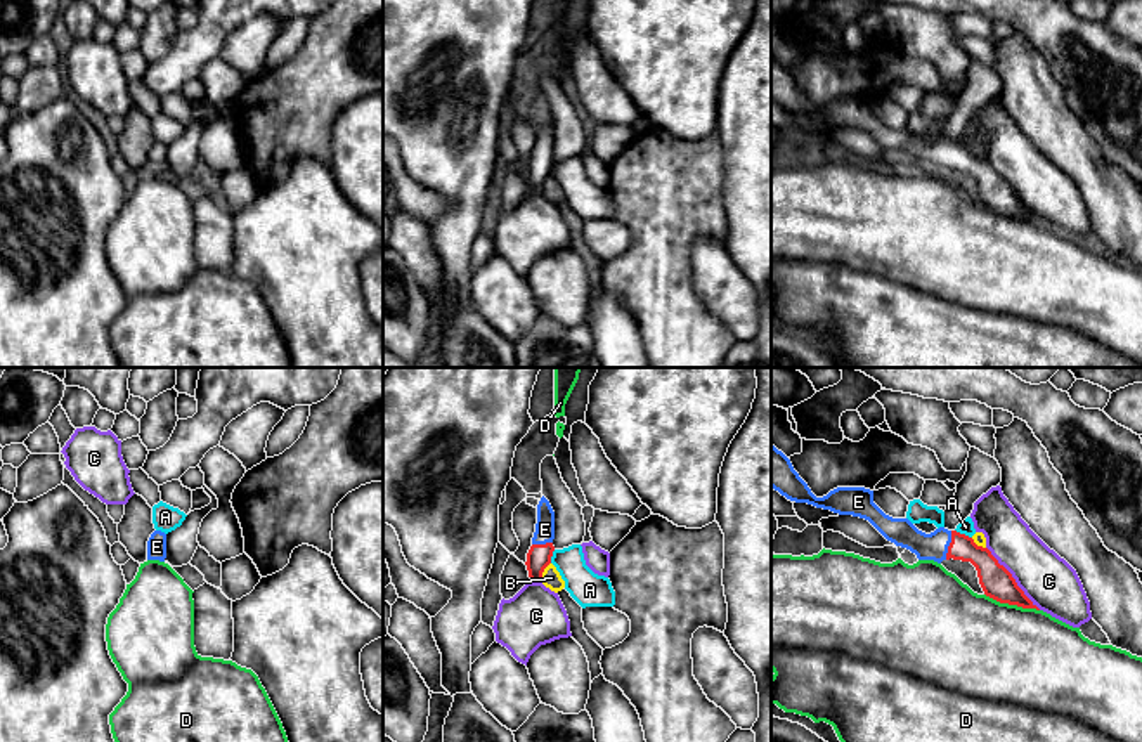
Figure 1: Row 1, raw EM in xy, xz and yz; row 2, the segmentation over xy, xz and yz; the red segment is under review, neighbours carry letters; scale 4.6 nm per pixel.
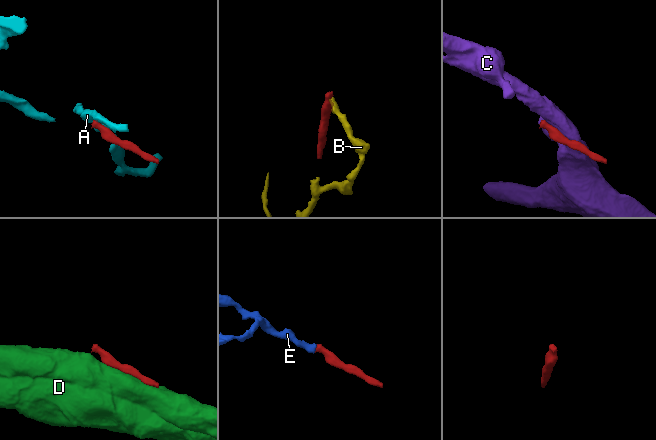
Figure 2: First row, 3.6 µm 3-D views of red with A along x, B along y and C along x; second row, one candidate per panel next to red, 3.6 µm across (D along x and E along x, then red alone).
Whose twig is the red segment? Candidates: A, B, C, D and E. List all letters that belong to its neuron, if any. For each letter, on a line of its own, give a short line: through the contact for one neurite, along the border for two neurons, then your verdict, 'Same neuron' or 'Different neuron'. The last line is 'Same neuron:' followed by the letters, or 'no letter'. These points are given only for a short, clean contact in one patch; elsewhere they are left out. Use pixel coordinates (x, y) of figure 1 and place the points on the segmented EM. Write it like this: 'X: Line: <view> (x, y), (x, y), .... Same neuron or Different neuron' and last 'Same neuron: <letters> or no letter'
A: Line: yz (955, 529), (971, 538). Different neuron
B: Line: xz (550, 562), (539, 581). Different neuron
C: Different neuron
D: Different neuron
E: Line: yz (992, 576), (967, 550), (950, 545), (922, 545), (900, 531). Same neuron
Same neuron: E

